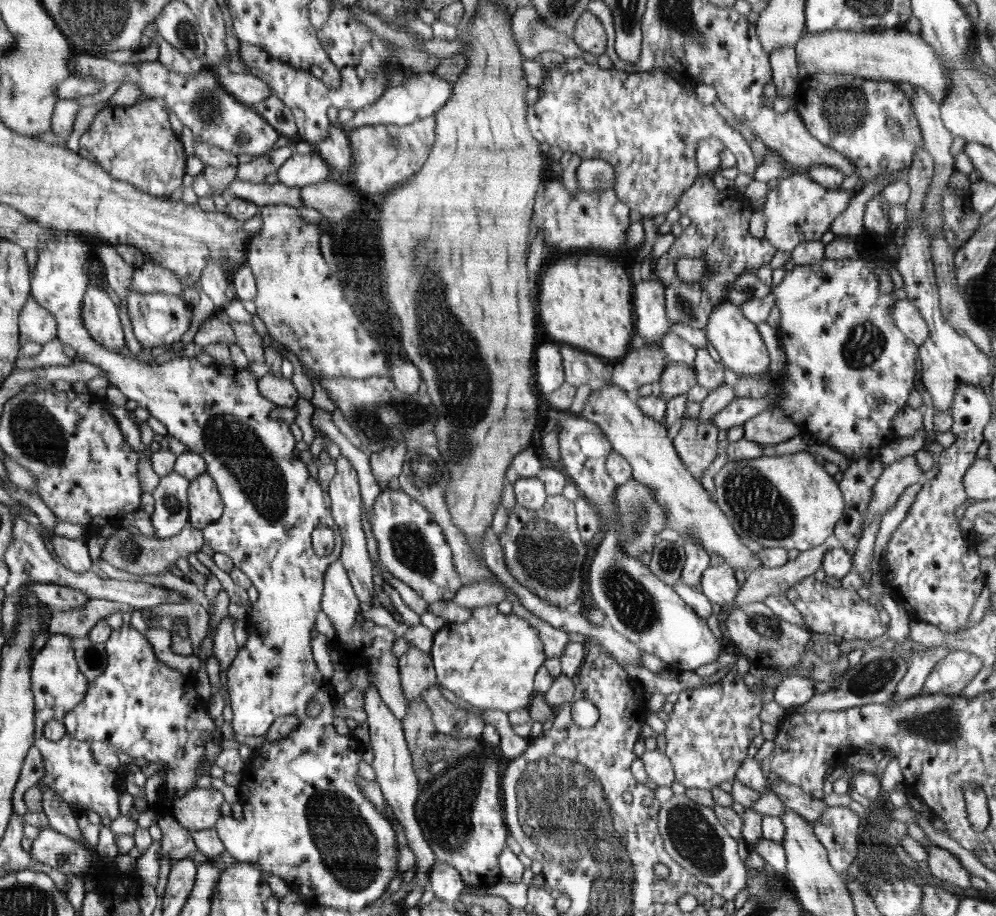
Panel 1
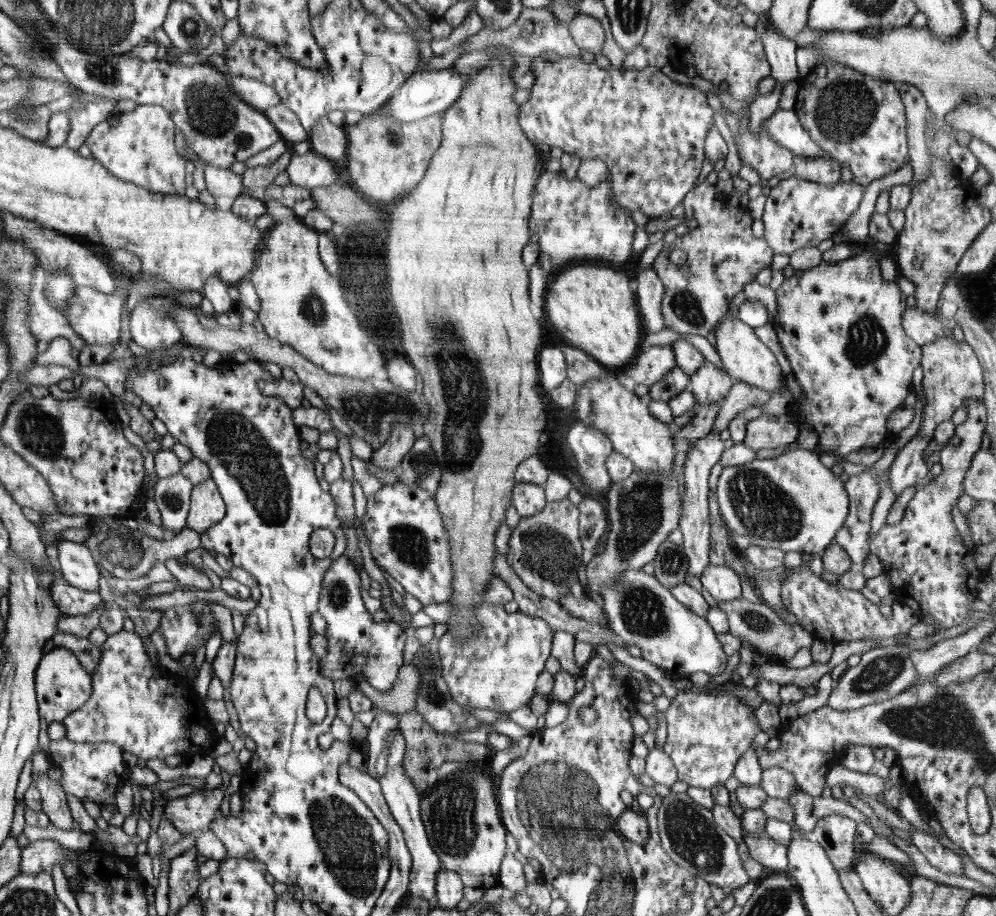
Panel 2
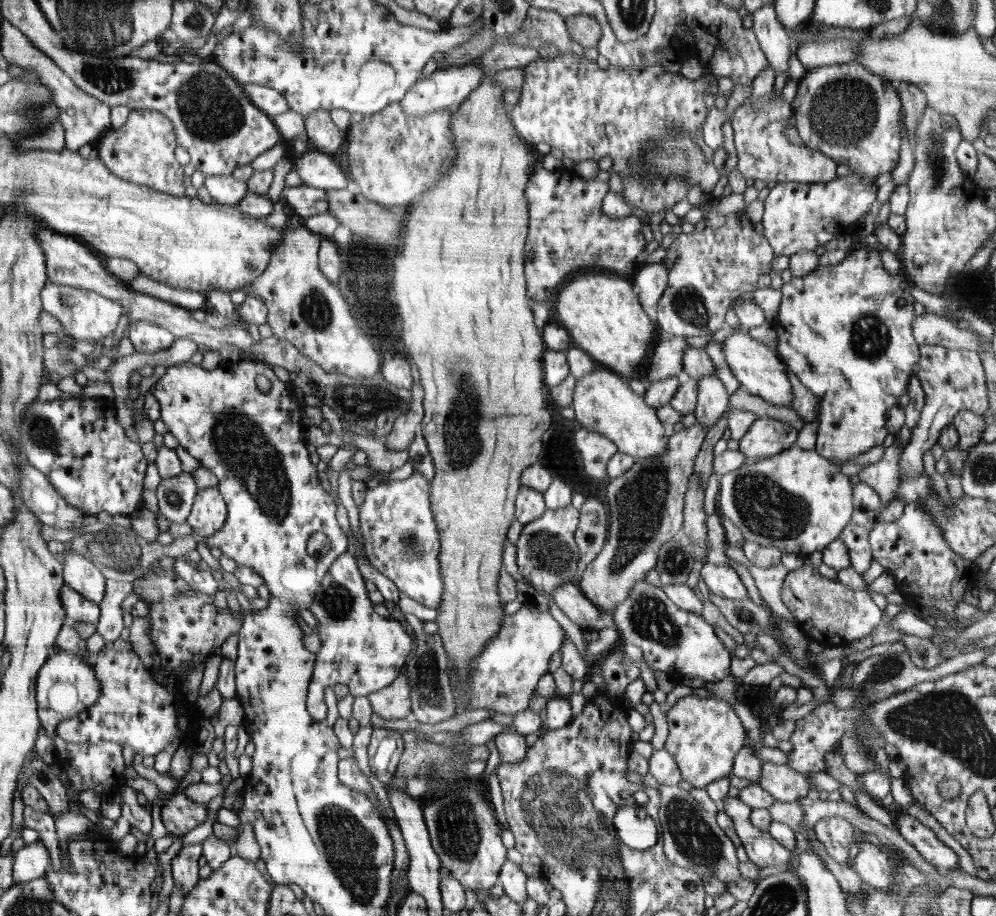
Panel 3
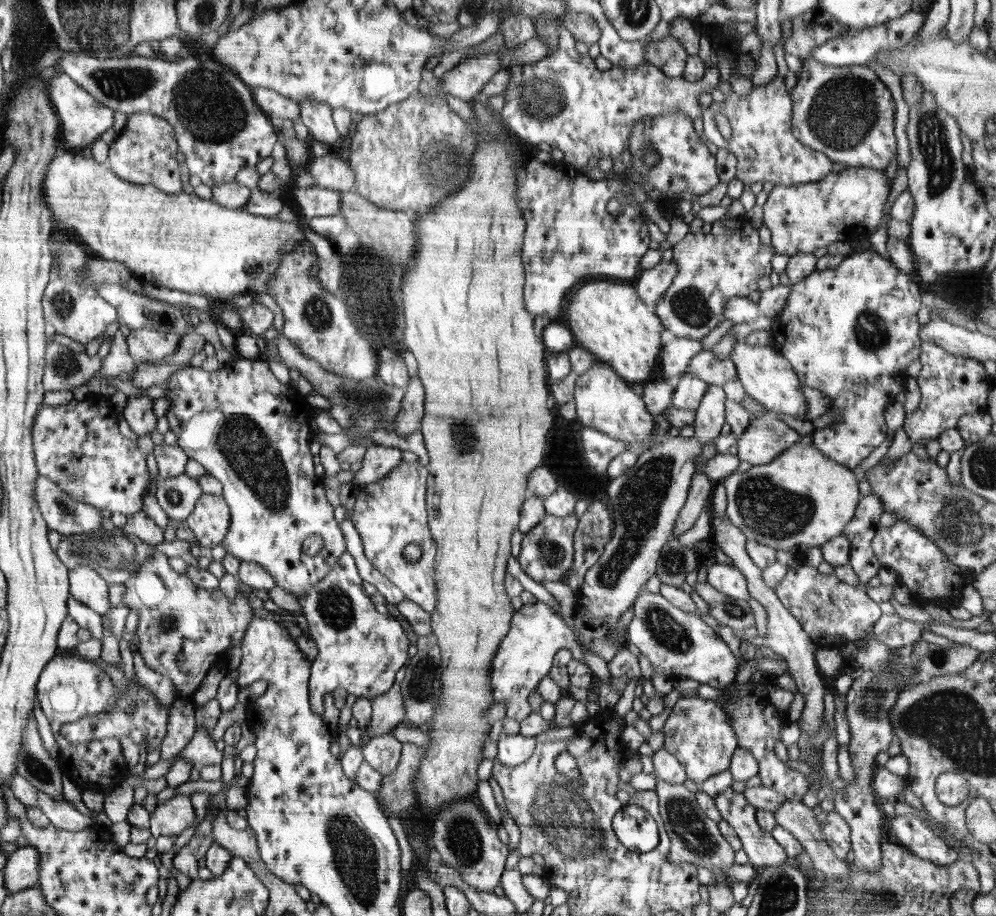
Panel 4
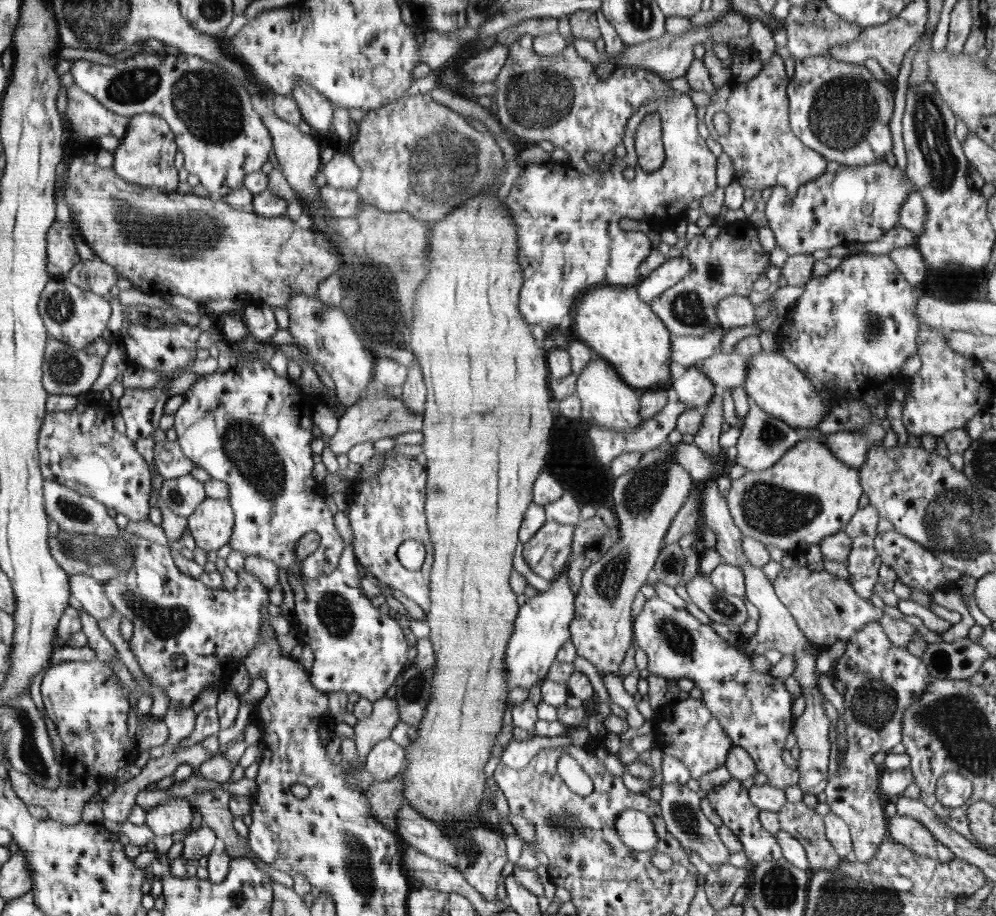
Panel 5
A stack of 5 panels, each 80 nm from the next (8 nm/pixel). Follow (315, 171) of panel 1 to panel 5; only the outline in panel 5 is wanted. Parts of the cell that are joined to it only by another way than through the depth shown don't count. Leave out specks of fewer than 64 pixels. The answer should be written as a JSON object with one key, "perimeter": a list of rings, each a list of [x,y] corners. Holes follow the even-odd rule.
{"perimeter":[[[337,151],[327,164],[322,165],[320,174],[326,177],[328,186],[338,189],[354,190],[361,177],[361,172],[353,158]]]}

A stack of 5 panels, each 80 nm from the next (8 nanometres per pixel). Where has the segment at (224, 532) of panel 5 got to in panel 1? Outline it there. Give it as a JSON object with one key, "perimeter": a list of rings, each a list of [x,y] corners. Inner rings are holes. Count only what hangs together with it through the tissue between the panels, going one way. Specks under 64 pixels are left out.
{"perimeter":[[[207,472],[191,481],[189,500],[189,526],[197,530],[202,531],[224,514],[223,500],[220,500],[215,480]]]}

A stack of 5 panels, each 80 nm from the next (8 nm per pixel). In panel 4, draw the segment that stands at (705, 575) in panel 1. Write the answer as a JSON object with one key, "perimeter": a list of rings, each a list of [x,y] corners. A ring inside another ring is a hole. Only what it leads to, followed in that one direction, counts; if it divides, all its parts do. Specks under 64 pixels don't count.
{"perimeter":[[[712,563],[706,574],[708,584],[722,595],[744,601],[751,598],[745,576],[733,564]]]}

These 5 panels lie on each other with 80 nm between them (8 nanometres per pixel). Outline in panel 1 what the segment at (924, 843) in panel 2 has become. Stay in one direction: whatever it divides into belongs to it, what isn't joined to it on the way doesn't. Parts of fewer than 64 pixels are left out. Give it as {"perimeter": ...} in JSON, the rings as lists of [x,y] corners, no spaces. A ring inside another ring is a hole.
{"perimeter":[[[935,844],[926,845],[924,848],[929,853],[927,861],[930,872],[938,880],[946,880],[953,886],[972,892],[970,873],[966,871],[957,857],[947,849],[938,847]]]}

